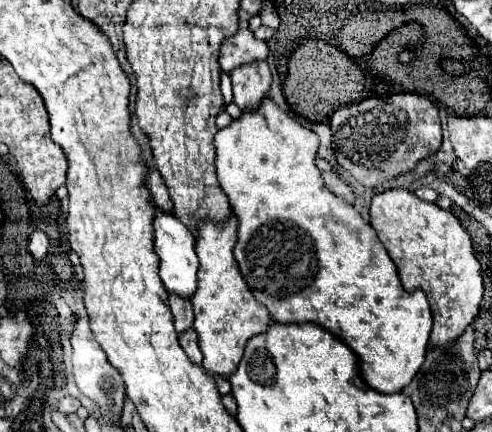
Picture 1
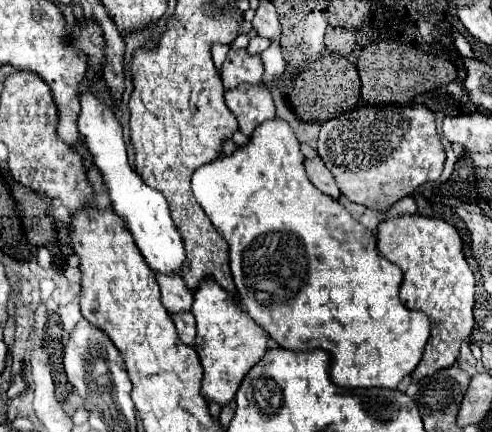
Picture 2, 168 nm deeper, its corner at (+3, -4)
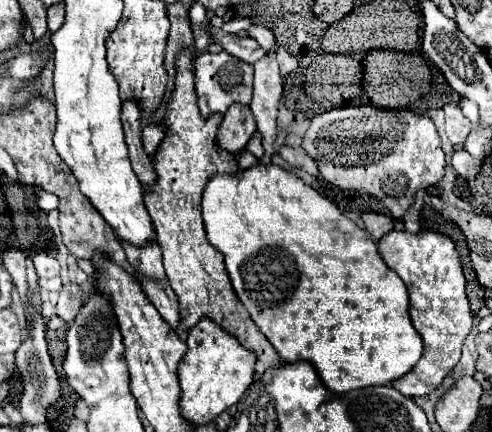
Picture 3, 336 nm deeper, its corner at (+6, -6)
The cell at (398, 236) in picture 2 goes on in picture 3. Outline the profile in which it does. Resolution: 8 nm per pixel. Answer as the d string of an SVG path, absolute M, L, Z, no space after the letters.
M391 230L379 242L379 254L385 264L397 272L409 290L409 316L415 330L423 338L423 358L403 378L393 382L393 388L409 398L425 396L433 392L443 378L455 368L461 358L461 346L465 336L471 332L473 314L465 294L465 276L461 258L449 236L421 230L411 234L407 230Z

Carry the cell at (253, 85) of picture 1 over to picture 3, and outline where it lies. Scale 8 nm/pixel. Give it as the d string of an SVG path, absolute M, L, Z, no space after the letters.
M231 104L225 112L225 120L217 134L217 144L229 152L239 152L245 148L249 138L255 132L255 118L249 106L245 104Z

